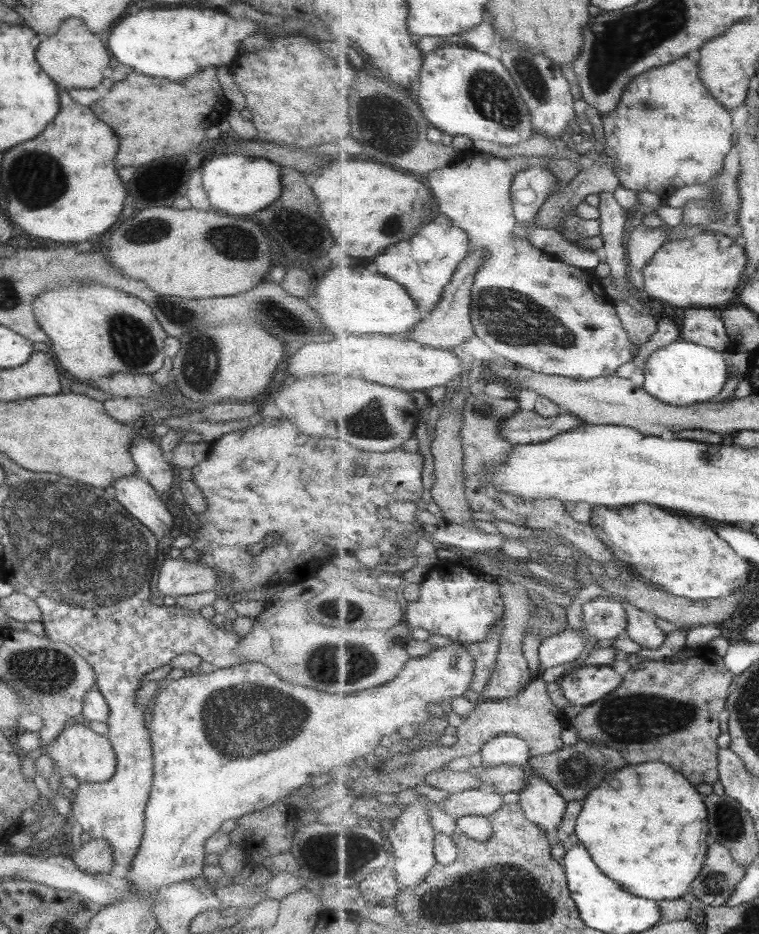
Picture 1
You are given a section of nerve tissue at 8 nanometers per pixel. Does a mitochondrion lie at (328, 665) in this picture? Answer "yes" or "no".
yes

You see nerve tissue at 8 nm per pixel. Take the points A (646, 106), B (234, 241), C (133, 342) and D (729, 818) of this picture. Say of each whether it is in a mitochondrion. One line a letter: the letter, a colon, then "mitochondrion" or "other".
A: mitochondrion
B: mitochondrion
C: mitochondrion
D: mitochondrion

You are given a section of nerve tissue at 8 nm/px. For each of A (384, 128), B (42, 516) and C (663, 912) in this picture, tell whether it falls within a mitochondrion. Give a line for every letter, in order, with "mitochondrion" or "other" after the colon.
A: mitochondrion
B: mitochondrion
C: other

